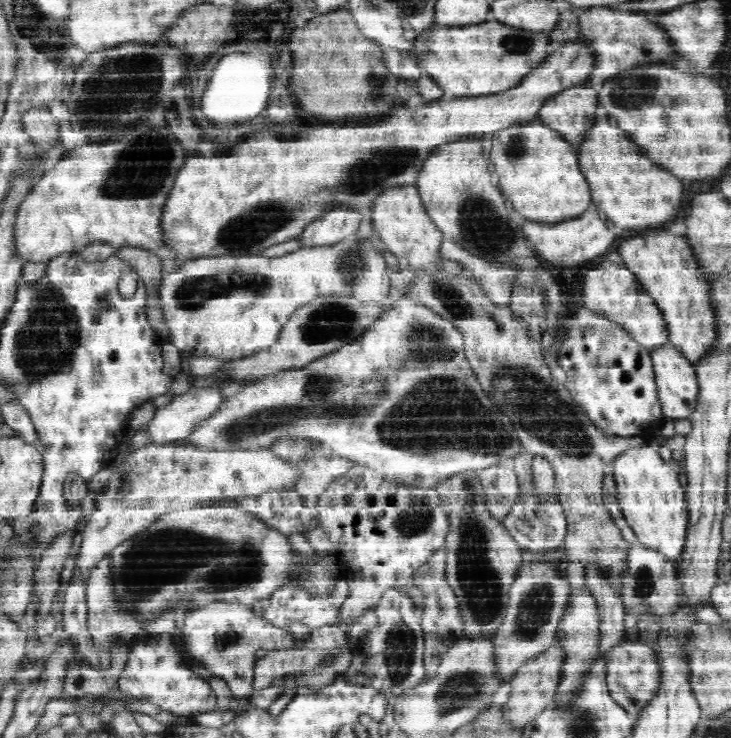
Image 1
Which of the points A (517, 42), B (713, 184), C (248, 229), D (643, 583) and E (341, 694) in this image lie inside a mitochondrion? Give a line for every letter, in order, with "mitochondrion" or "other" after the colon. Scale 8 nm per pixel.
A: mitochondrion
B: other
C: mitochondrion
D: mitochondrion
E: other

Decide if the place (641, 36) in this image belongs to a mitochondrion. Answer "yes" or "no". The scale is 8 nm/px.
no

